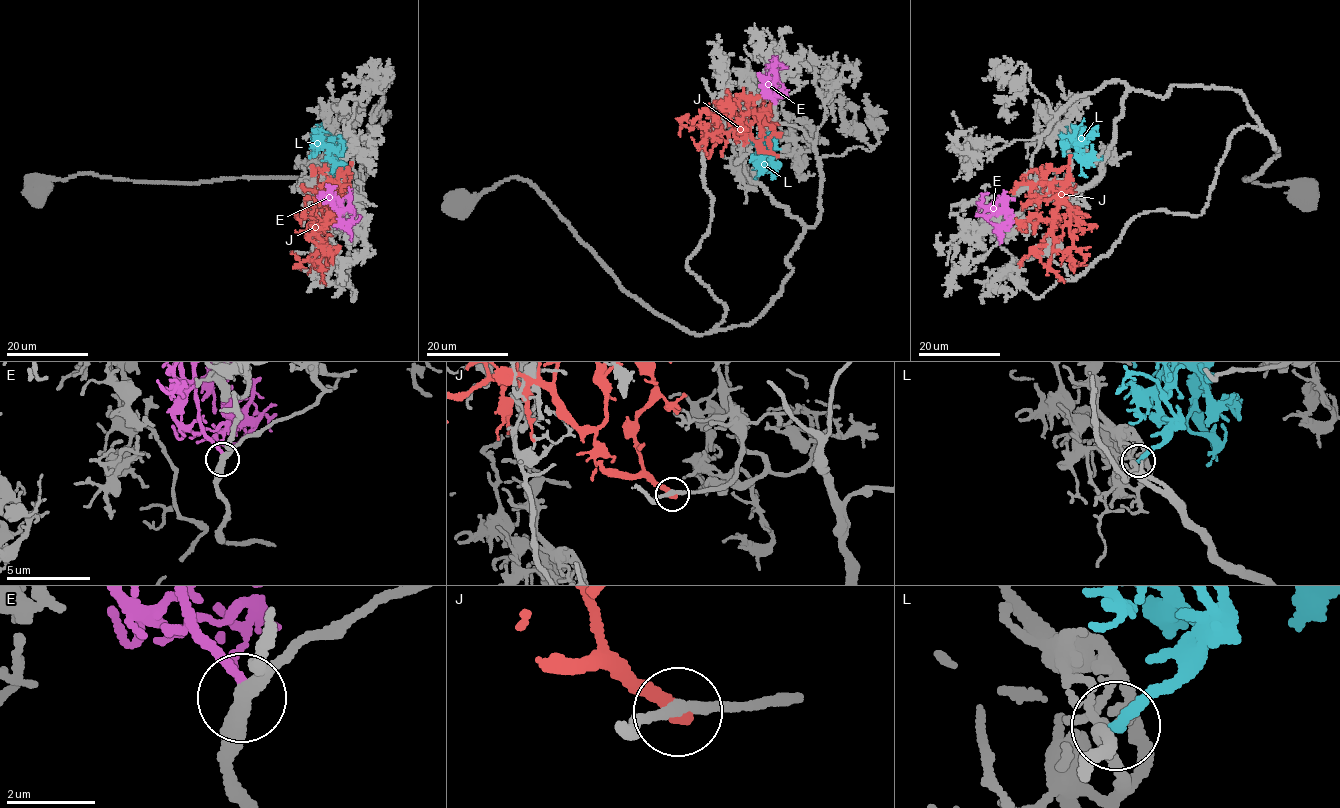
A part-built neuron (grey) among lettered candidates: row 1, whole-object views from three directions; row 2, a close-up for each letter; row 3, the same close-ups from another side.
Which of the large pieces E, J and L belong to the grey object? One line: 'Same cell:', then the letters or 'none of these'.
Same cell: E

